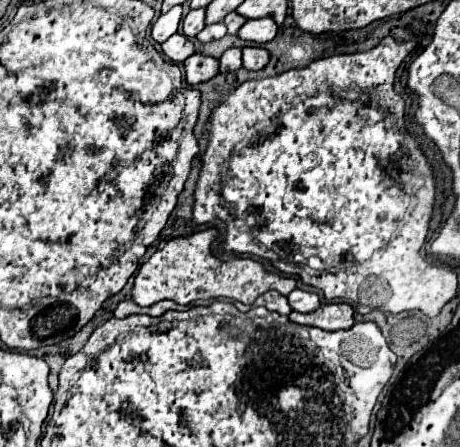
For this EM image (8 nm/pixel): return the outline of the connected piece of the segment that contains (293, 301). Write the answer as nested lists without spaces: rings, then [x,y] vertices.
[[[298,288],[292,290],[292,294],[288,294],[288,302],[290,302],[292,310],[298,310],[298,312],[312,312],[322,304],[318,294],[306,292],[306,290],[298,290]]]

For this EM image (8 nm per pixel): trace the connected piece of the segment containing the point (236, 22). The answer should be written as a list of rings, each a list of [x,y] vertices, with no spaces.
[[[232,12],[224,18],[224,24],[228,26],[228,34],[238,34],[238,30],[244,26],[244,22],[246,22],[246,18],[236,14],[236,12]]]

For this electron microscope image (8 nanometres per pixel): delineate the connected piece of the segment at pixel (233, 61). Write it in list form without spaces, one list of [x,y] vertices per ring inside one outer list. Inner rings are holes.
[[[228,48],[220,58],[220,72],[234,72],[242,66],[242,50]]]

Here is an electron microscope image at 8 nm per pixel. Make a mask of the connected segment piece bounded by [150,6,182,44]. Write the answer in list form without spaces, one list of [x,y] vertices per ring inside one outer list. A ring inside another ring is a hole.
[[[174,6],[170,8],[170,12],[162,14],[154,24],[152,24],[152,38],[162,44],[166,42],[172,34],[176,34],[178,30],[178,24],[180,24],[180,18],[182,18],[182,6]]]

